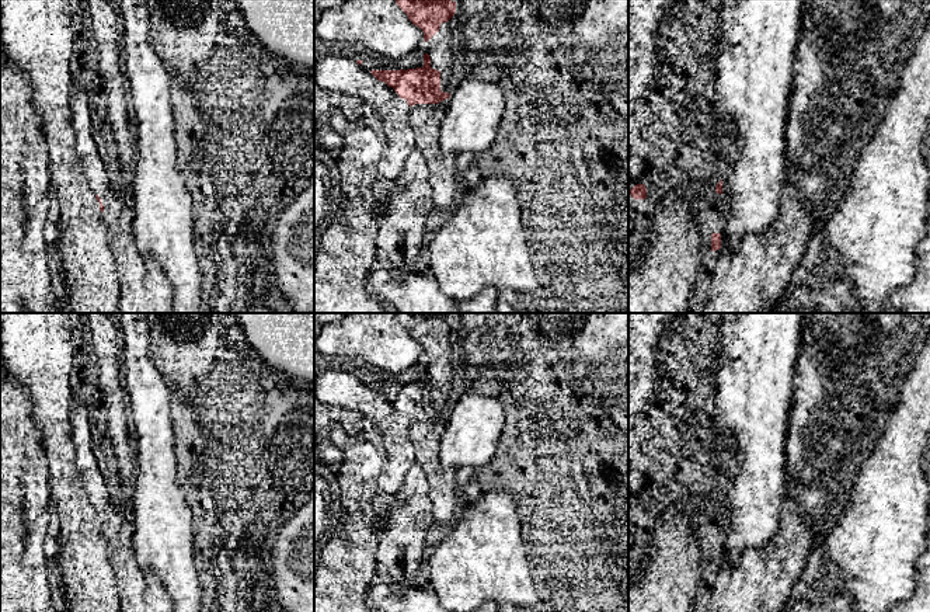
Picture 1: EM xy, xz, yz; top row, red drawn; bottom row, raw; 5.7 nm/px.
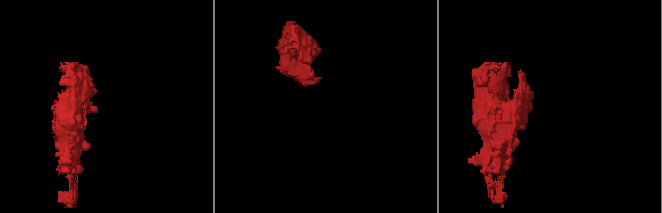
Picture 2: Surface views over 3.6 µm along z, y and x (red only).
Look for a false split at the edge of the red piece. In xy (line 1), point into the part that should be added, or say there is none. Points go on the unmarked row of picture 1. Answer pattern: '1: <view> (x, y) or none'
1: none

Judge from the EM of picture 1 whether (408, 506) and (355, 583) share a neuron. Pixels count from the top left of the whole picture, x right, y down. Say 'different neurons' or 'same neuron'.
same neuron

